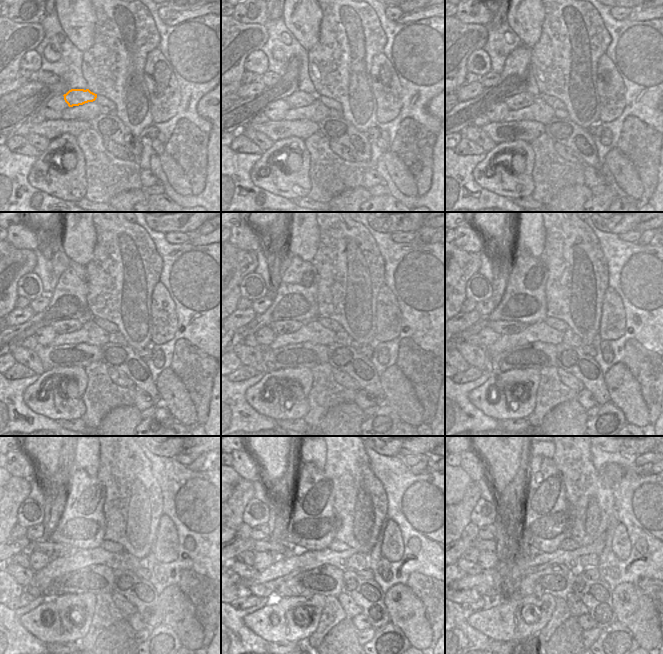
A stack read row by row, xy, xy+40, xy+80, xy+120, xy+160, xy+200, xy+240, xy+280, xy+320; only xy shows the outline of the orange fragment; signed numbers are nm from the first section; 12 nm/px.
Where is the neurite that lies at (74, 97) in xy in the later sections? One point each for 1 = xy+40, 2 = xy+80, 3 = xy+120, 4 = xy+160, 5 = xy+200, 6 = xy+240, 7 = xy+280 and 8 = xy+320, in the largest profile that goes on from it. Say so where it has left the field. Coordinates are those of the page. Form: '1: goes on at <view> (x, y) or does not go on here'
1: goes on at xy+40 (299, 98)
2: goes on at xy+80 (523, 99)
3: goes on at xy+120 (69, 325)
4: goes on at xy+160 (279, 327)
5: goes on at xy+200 (500, 327)
6: goes on at xy+240 (53, 550)
7: goes on at xy+280 (278, 550)
8: goes on at xy+320 (480, 544)

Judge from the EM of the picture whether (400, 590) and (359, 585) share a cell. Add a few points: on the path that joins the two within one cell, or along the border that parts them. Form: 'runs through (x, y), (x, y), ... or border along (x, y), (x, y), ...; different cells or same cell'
border along (384, 593), (384, 605), (389, 616); different cells

